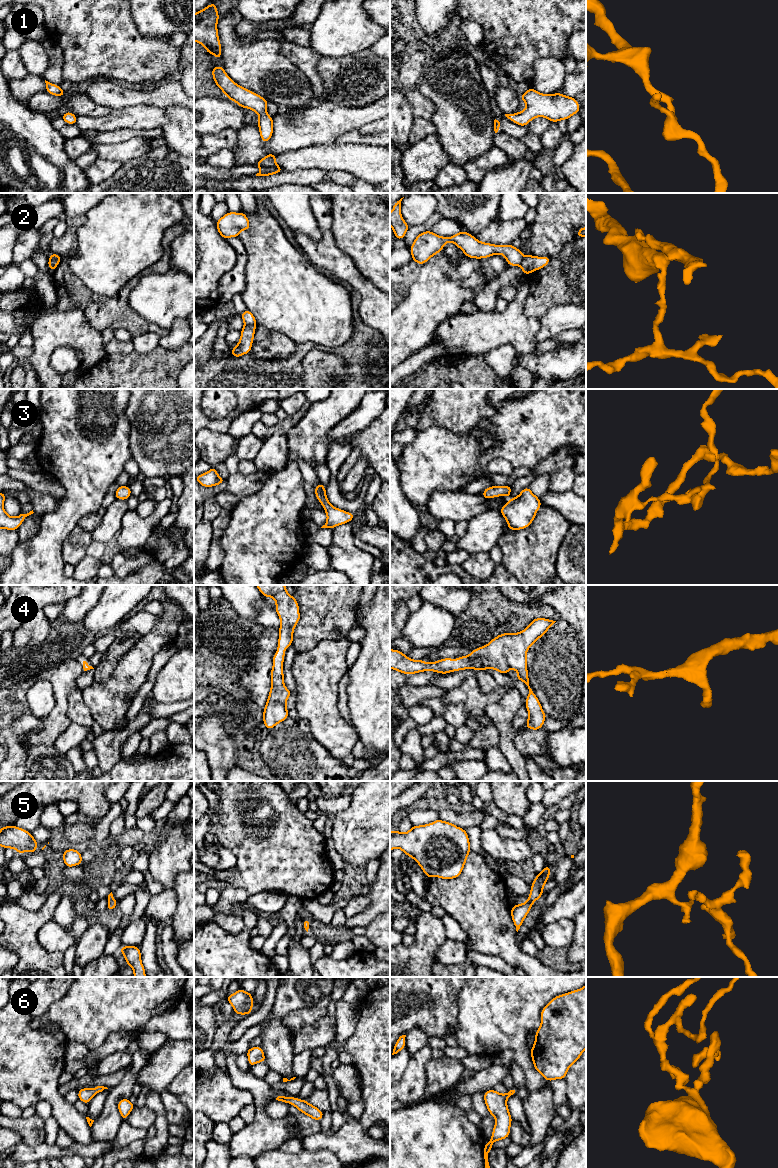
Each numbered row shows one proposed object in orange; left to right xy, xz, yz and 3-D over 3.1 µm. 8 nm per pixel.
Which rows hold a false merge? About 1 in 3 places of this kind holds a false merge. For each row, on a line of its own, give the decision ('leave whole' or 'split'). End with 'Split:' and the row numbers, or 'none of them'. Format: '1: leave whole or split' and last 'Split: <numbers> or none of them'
1: leave whole
2: split
3: leave whole
4: leave whole
5: leave whole
6: leave whole
Split: 2

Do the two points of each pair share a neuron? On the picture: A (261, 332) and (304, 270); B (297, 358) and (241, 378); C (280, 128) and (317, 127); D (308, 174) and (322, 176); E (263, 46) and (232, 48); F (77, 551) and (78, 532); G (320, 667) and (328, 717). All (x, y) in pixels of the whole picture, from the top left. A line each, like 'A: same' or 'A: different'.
A: different
B: same
C: same
D: same
E: same
F: same
G: same

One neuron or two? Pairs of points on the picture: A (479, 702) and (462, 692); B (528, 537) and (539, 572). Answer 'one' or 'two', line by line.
A: one
B: one

